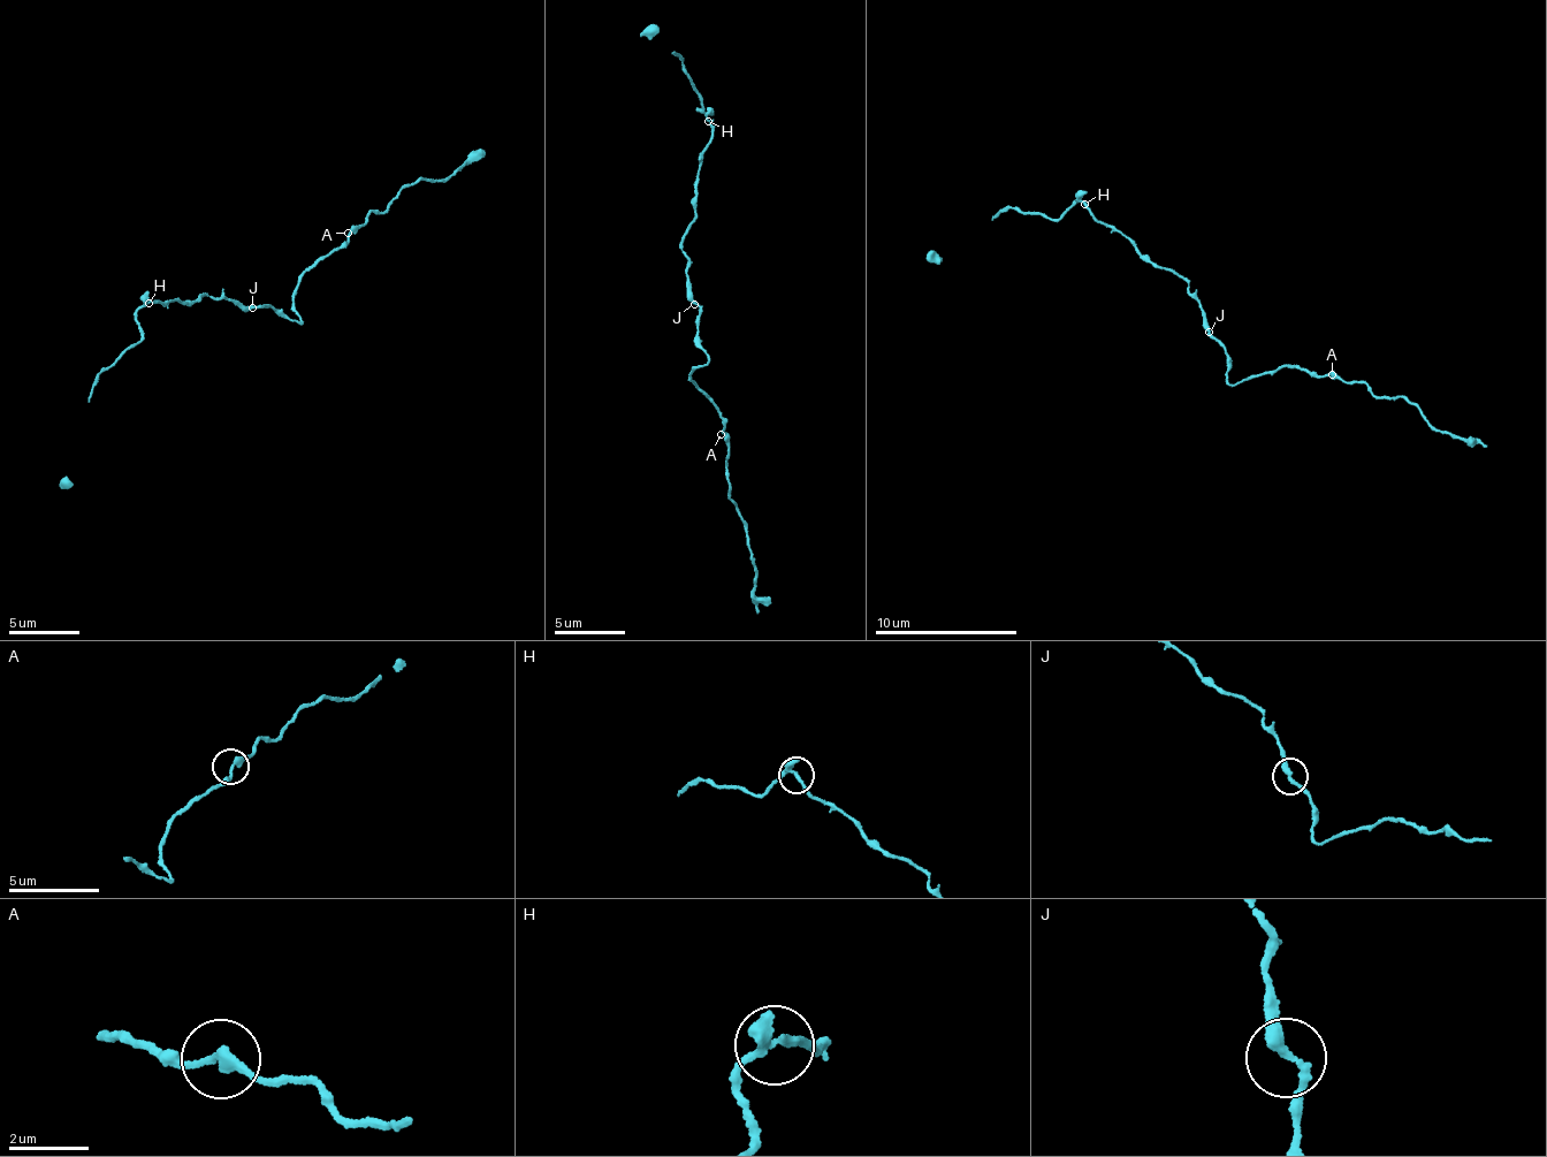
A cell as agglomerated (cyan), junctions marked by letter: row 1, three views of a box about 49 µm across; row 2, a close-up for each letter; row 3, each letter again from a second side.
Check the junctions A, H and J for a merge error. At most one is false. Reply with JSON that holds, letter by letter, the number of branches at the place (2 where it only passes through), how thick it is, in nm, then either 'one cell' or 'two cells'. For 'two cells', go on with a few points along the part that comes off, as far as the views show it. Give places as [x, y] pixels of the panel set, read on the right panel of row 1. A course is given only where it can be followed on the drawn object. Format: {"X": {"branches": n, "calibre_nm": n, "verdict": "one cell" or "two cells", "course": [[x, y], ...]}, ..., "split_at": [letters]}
{"A": {"branches": 2, "calibre_nm": 240, "verdict": "one cell"}, "H": {"branches": 2, "calibre_nm": 280, "verdict": "one cell"}, "J": {"branches": 2, "calibre_nm": 280, "verdict": "one cell"}, "split_at": []}

